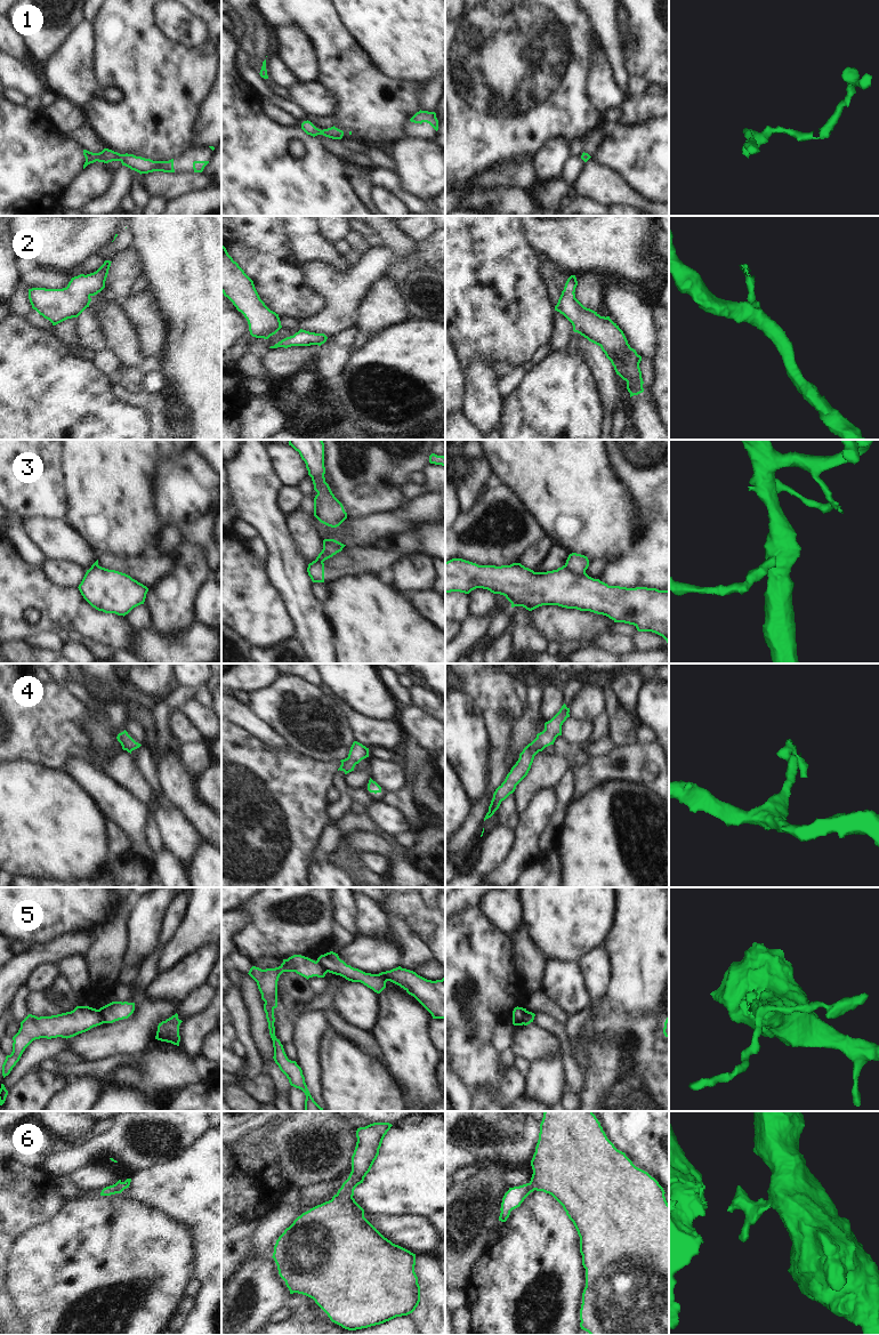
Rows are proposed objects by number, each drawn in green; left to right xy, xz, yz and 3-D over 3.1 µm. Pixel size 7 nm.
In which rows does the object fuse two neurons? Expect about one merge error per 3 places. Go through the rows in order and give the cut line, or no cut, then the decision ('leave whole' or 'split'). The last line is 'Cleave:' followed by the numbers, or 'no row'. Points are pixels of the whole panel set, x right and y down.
1: no cut; leave whole
2: no cut; leave whole
3: cut in yz along (564, 565), (574, 572), (585, 573); split
4: no cut; leave whole
5: cut in xy along (97, 1010), (102, 1023); split
6: no cut; leave whole
Cleave: 3, 5

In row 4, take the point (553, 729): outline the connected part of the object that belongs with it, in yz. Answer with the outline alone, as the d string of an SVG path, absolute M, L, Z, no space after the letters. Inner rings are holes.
M564 703L559 711L545 723L545 730L529 743L519 754L519 758L507 774L505 781L495 789L484 821L491 818L505 801L516 789L516 786L527 775L534 756L546 747L554 745L556 738L562 735L562 725L570 717L570 708Z

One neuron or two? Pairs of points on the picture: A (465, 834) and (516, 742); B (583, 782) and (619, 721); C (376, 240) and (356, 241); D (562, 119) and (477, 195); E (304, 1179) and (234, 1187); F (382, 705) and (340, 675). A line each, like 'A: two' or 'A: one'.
A: two
B: two
C: two
D: two
E: two
F: one

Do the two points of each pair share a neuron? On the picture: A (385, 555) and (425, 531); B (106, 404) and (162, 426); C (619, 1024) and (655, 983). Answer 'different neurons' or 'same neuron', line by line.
A: different neurons
B: different neurons
C: same neuron

